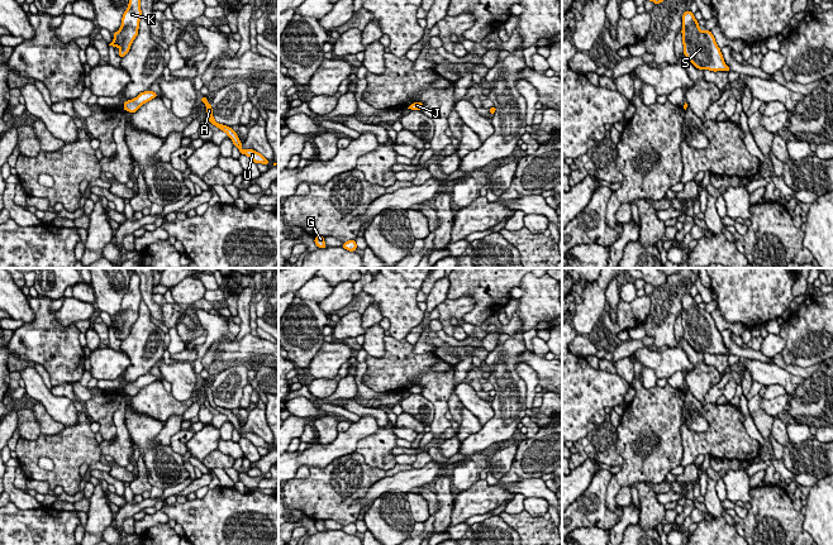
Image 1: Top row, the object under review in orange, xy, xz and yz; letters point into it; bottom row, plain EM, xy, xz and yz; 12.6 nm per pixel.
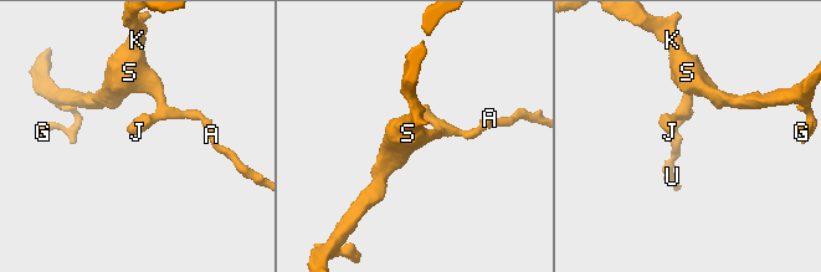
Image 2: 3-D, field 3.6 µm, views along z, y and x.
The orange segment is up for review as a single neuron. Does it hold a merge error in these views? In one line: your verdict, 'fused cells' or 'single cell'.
single cell

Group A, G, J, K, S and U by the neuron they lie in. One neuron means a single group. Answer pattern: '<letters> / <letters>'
A G J K S U

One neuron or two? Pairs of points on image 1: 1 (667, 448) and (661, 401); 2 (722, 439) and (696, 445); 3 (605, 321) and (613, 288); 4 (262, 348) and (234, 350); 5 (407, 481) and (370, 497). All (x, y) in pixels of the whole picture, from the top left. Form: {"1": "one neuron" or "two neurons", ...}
{"1": "one neuron", "2": "one neuron", "3": "two neurons", "4": "one neuron", "5": "one neuron"}

